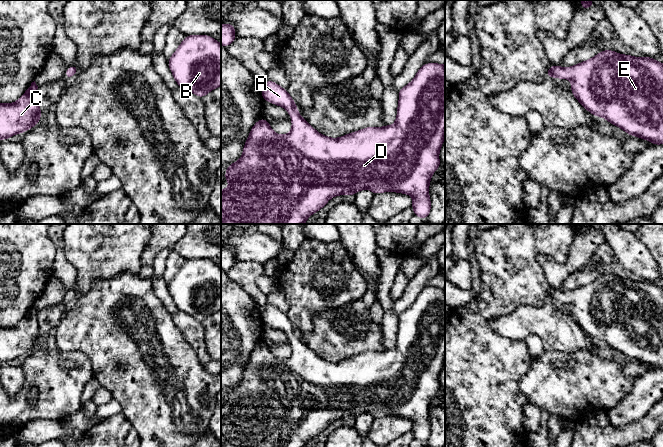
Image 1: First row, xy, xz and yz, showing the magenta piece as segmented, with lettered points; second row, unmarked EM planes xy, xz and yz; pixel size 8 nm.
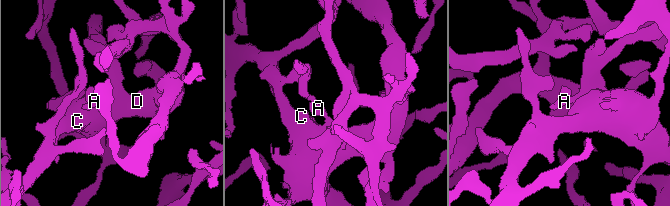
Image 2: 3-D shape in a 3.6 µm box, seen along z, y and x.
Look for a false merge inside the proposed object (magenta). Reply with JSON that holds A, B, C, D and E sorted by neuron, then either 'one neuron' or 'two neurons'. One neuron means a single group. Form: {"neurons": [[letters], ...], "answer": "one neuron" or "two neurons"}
{"neurons": [["A", "B", "C", "D", "E"]], "answer": "one neuron"}

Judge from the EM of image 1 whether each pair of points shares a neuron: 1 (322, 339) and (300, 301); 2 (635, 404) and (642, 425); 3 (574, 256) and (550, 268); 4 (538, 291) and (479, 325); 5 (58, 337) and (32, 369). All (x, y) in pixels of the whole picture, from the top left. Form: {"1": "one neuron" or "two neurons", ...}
{"1": "two neurons", "2": "two neurons", "3": "one neuron", "4": "one neuron", "5": "two neurons"}

